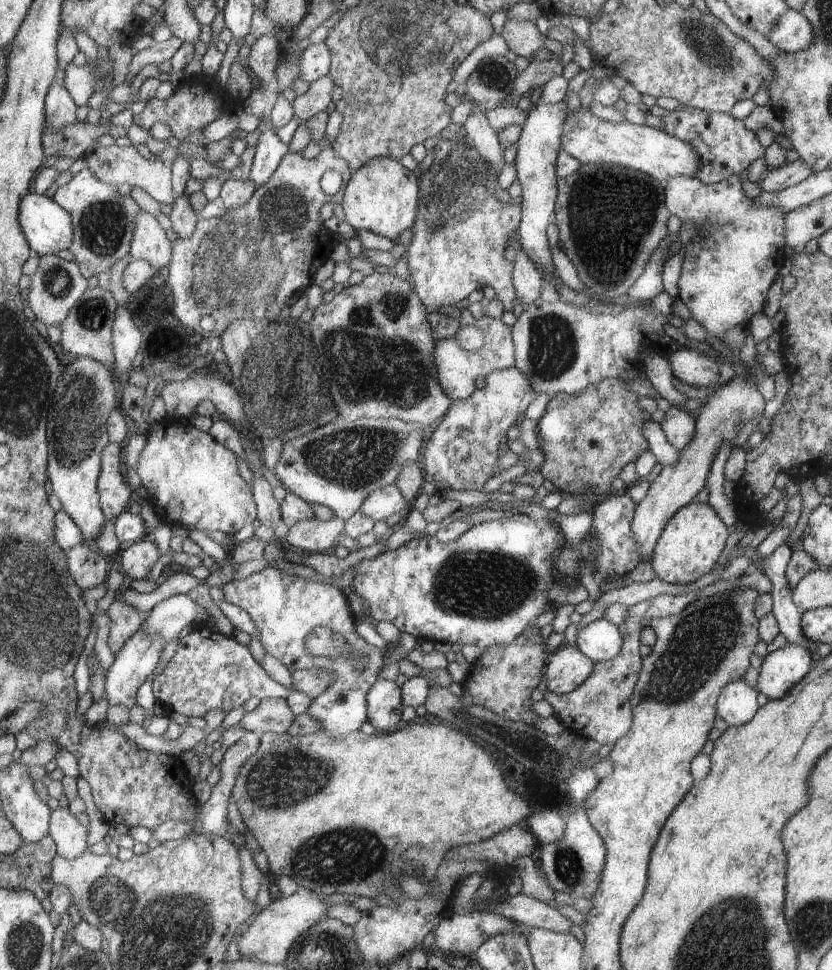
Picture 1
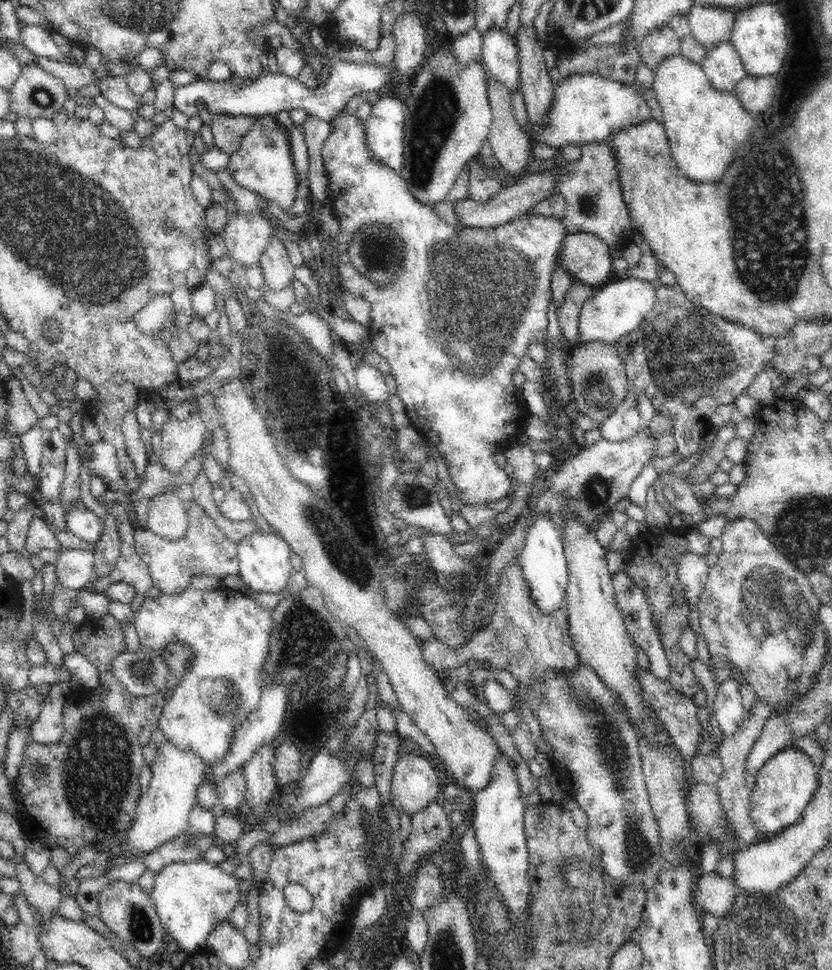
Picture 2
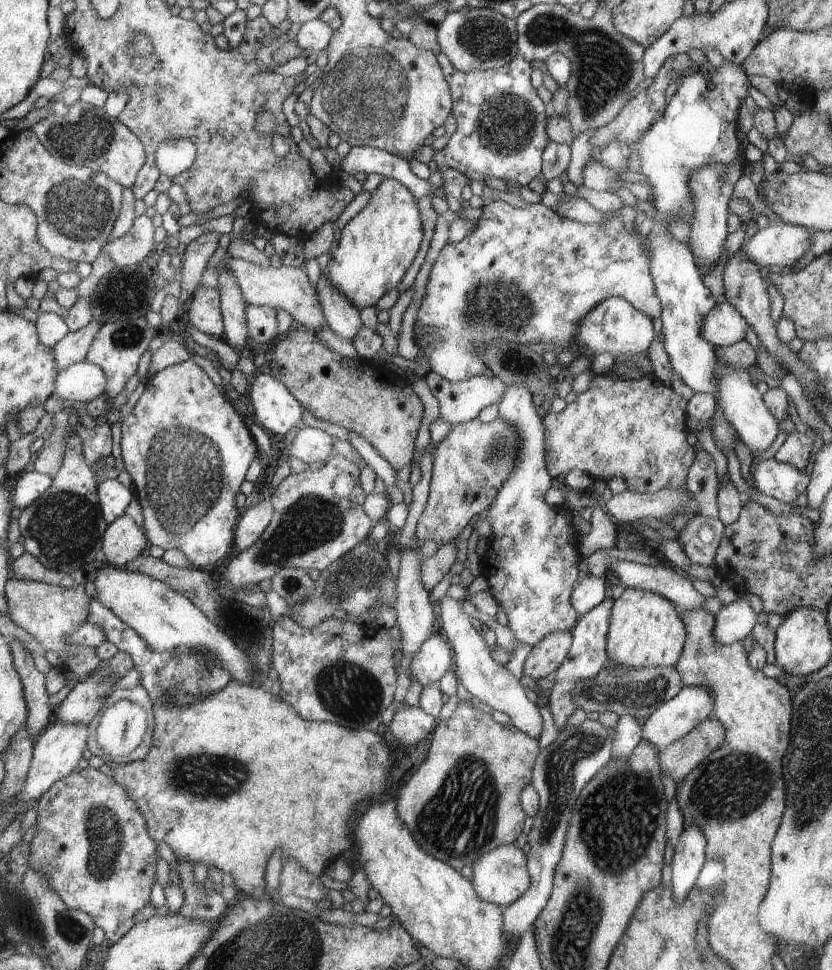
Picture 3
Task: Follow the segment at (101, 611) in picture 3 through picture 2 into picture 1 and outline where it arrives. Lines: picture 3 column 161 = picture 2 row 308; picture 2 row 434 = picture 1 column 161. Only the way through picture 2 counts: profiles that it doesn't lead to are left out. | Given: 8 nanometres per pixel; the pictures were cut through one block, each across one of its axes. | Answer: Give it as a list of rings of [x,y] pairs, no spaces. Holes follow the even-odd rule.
[[[195,626],[190,634],[180,639],[174,657],[168,662],[164,671],[152,681],[153,695],[155,700],[167,711],[167,714],[179,712],[184,716],[197,716],[204,718],[205,714],[212,708],[222,708],[222,710],[232,710],[242,706],[250,698],[264,699],[287,699],[292,690],[280,685],[272,680],[260,664],[254,660],[248,647],[239,641],[226,635],[220,634],[217,630]]]

